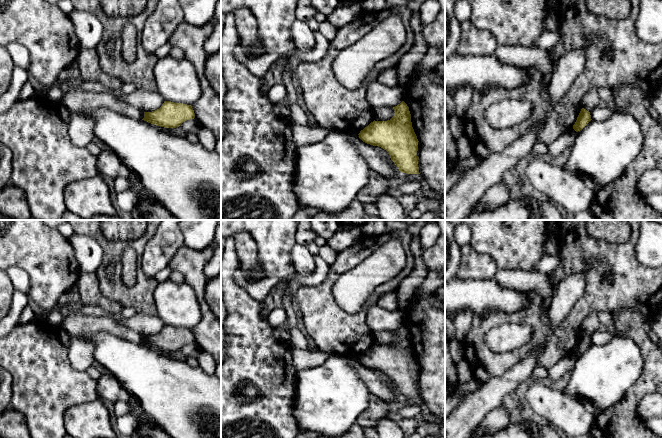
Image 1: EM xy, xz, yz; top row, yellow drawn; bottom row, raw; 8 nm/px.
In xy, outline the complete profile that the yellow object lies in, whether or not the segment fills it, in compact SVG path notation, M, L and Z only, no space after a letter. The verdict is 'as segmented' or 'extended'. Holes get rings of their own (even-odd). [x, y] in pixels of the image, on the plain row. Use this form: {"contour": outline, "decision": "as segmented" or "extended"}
{"contour": "M164 325L159 333L144 336L142 344L164 352L176 352L183 346L194 342L195 337L191 329Z", "decision": "as segmented"}

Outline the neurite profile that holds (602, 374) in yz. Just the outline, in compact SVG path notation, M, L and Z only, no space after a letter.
M615 333L609 343L591 344L576 356L563 393L578 402L590 401L594 410L603 411L626 395L642 371L643 359L638 345Z

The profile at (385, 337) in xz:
M382 331L373 333L375 345L387 345L394 340L394 333L390 331Z

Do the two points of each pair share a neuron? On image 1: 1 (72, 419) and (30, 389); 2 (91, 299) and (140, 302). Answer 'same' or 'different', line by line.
1: different
2: different

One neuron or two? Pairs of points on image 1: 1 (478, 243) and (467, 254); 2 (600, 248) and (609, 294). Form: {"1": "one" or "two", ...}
{"1": "two", "2": "one"}

